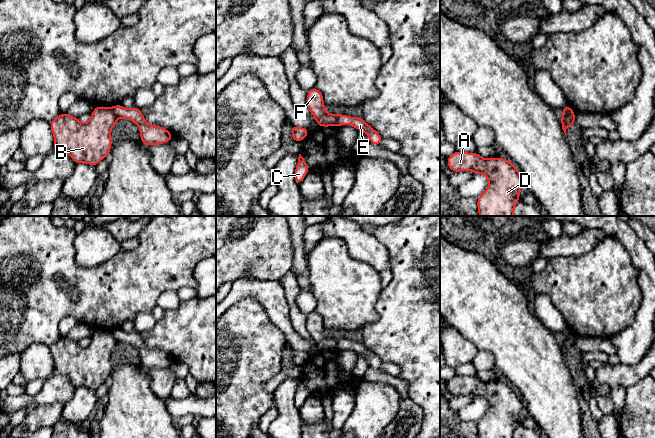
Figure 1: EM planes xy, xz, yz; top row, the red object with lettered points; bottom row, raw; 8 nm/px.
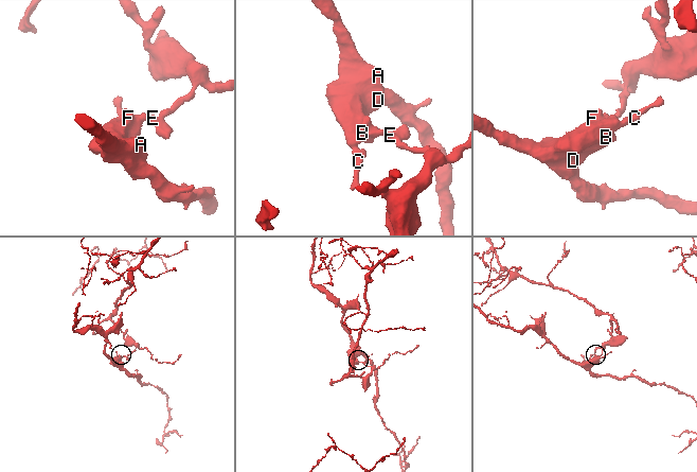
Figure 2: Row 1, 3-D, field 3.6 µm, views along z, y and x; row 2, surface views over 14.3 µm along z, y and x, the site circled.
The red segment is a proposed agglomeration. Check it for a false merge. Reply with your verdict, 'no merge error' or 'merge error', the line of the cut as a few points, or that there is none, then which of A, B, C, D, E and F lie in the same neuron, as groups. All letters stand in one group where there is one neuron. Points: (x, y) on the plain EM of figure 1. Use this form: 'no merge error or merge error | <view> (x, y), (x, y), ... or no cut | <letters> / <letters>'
merge error | xz (336, 338), (338, 349) | A B C D F / E

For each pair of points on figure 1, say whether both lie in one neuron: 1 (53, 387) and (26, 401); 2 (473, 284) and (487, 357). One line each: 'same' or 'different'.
1: same
2: different

